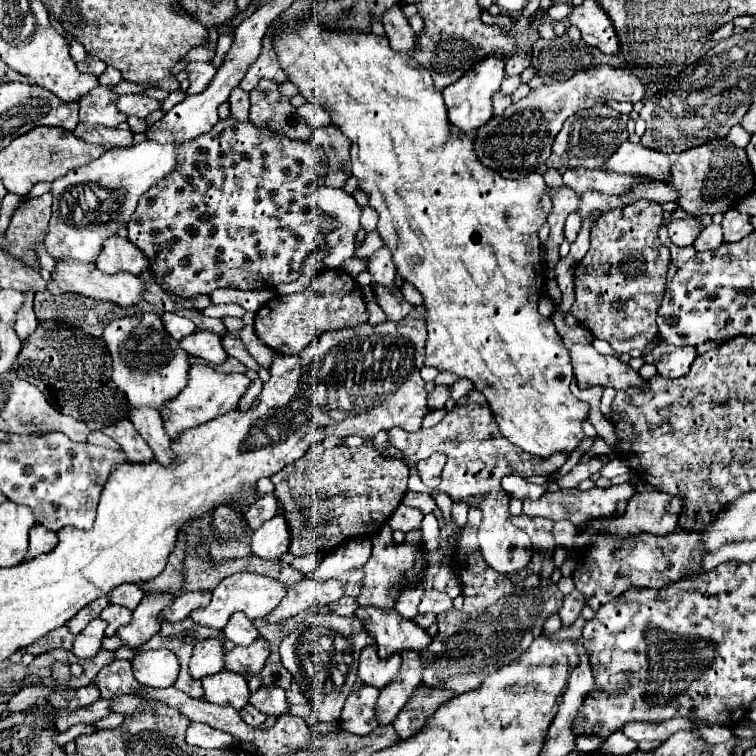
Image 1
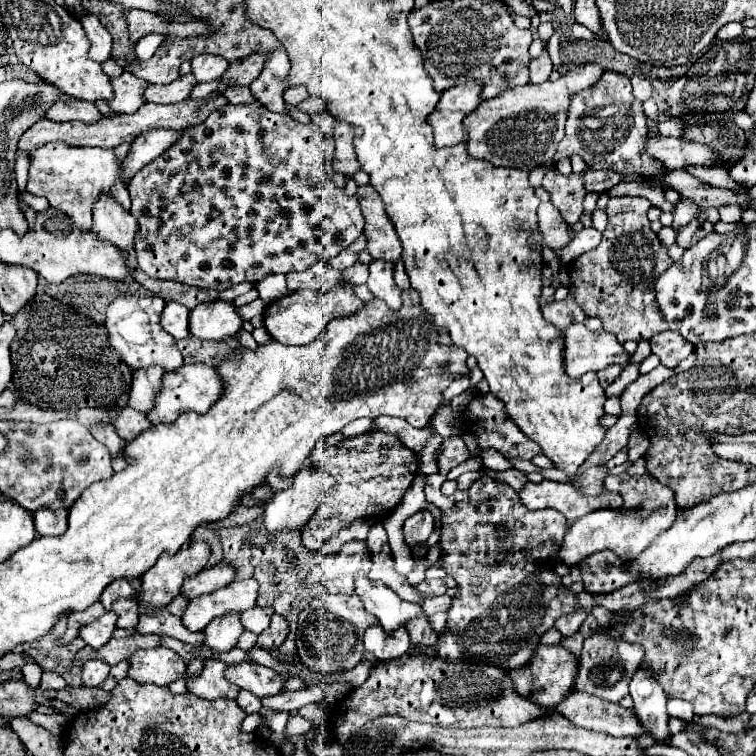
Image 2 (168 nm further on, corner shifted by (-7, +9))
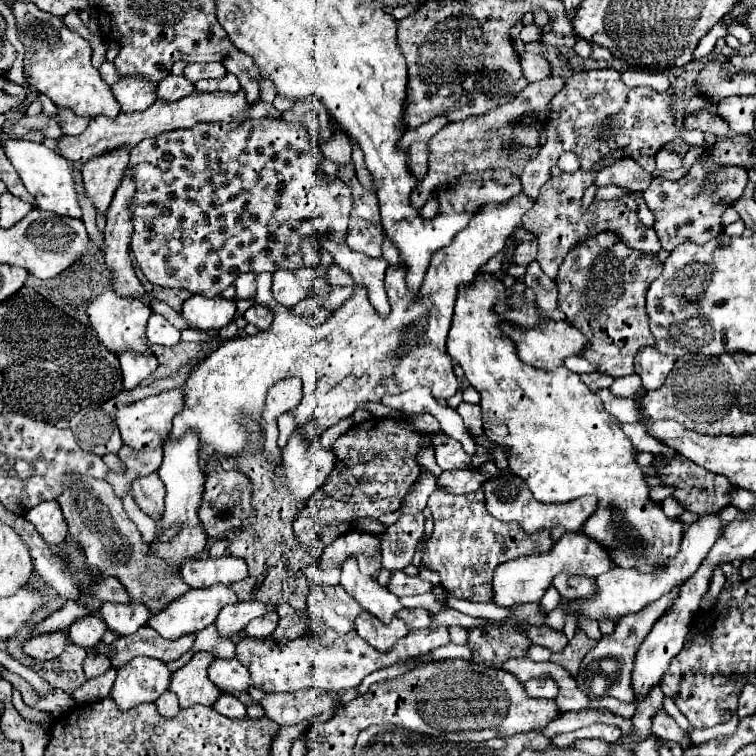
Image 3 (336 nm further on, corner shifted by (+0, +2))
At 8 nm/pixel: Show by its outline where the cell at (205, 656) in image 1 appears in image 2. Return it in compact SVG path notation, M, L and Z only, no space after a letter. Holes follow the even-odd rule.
M239 613L221 615L221 617L213 619L207 625L207 629L205 629L205 635L207 635L205 645L209 645L215 651L229 651L229 649L233 649L237 645L243 631L245 629L241 625Z

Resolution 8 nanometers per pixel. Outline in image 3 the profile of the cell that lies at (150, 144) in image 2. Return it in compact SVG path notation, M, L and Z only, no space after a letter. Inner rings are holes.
M126 168L124 176L122 176L122 182L116 188L112 204L110 204L108 212L106 212L106 230L104 230L104 236L106 236L106 266L110 268L110 272L114 276L114 292L118 296L124 296L124 298L144 292L140 280L134 274L132 262L130 262L130 256L128 256L128 246L130 246L130 236L132 236L130 204L132 204L134 194L136 194L136 182L132 180L132 168Z

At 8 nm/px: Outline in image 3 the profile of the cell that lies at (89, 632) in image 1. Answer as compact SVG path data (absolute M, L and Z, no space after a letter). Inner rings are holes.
M92 614L92 616L84 616L84 620L76 620L70 628L68 628L68 638L70 642L74 642L76 646L82 646L82 648L94 648L100 640L102 640L102 634L106 632L106 622Z

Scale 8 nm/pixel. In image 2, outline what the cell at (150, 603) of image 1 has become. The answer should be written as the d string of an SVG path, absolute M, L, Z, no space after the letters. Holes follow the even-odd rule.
M191 541L181 547L177 553L163 553L159 561L143 573L143 597L141 603L145 607L165 607L175 595L181 593L181 585L187 575L199 573L209 561L211 549L205 541Z

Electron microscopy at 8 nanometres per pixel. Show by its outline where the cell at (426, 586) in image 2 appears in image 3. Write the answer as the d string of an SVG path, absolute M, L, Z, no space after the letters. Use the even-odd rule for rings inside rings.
M394 572L392 580L388 584L388 590L392 594L396 594L396 596L412 596L412 594L430 592L432 590L432 584L420 580L418 576L410 578L410 576L404 576L404 572Z

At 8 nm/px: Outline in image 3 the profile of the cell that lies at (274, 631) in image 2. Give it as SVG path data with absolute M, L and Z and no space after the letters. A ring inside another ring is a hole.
M280 604L276 608L276 612L278 612L280 620L278 620L276 632L272 634L272 640L300 638L308 630L308 622L310 622L310 616L308 614L298 614L288 604Z

